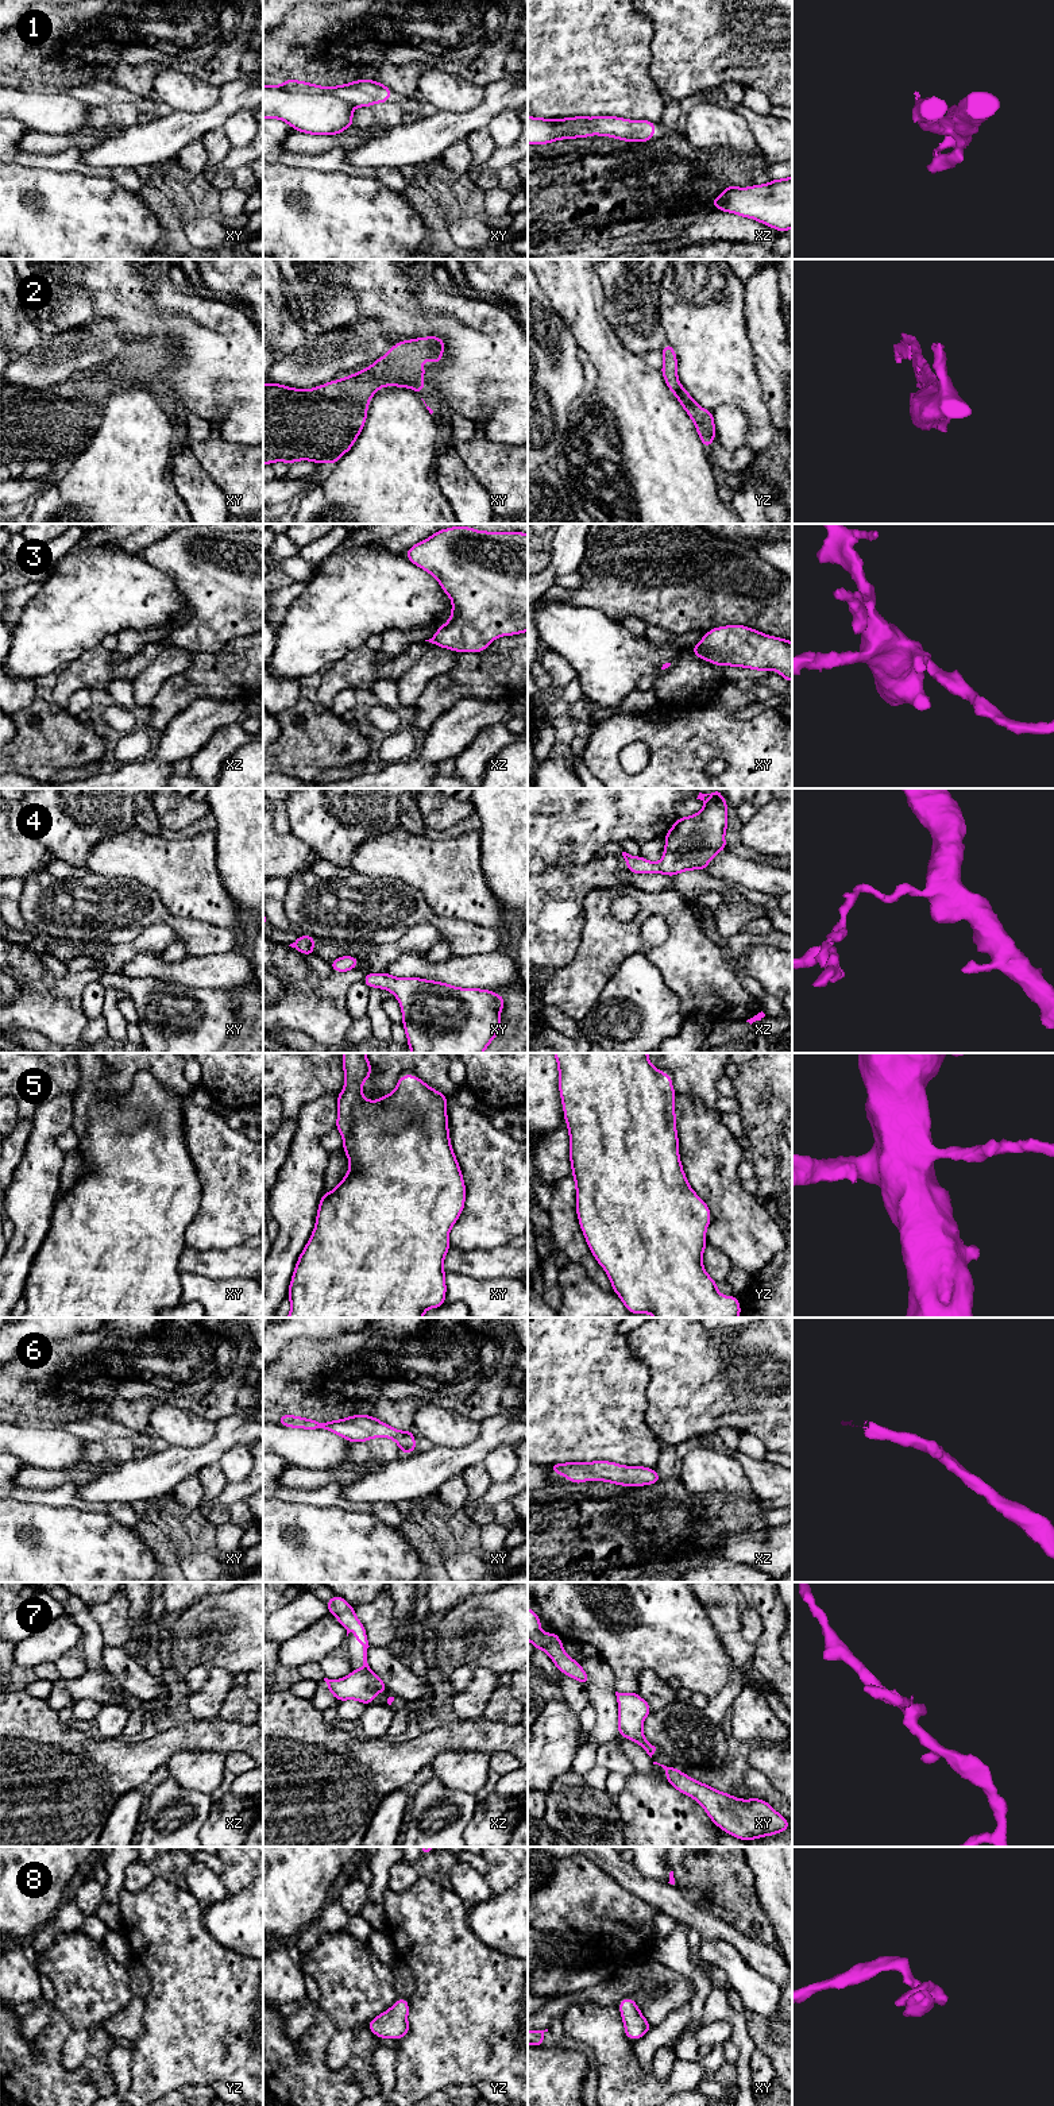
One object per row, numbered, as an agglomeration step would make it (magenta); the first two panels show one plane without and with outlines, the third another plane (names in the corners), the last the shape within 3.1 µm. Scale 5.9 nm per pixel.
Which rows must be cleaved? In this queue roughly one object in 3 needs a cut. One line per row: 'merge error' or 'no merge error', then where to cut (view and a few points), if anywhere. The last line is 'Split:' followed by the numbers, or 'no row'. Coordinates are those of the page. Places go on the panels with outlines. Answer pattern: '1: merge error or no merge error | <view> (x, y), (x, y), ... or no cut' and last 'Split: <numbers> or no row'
1: merge error | xy (280, 85), (297, 92), (331, 93), (352, 105)
2: no merge error | no cut
3: no merge error | no cut
4: no merge error | no cut
5: no merge error | no cut
6: no merge error | no cut
7: merge error | xz (363, 1666), (369, 1669)
8: no merge error | no cut
Split: 1, 7

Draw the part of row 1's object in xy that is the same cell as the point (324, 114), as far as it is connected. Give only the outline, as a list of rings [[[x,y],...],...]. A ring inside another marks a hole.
[[[263,85],[263,119],[281,119],[296,131],[336,135],[352,128],[351,104],[328,93],[309,94]]]

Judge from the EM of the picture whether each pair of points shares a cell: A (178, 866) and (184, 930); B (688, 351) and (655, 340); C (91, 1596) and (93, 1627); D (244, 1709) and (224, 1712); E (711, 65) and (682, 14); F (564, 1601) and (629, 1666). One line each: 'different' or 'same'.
A: different
B: different
C: different
D: same
E: same
F: same

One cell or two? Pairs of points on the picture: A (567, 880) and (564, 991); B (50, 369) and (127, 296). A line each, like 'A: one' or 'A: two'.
A: two
B: two

